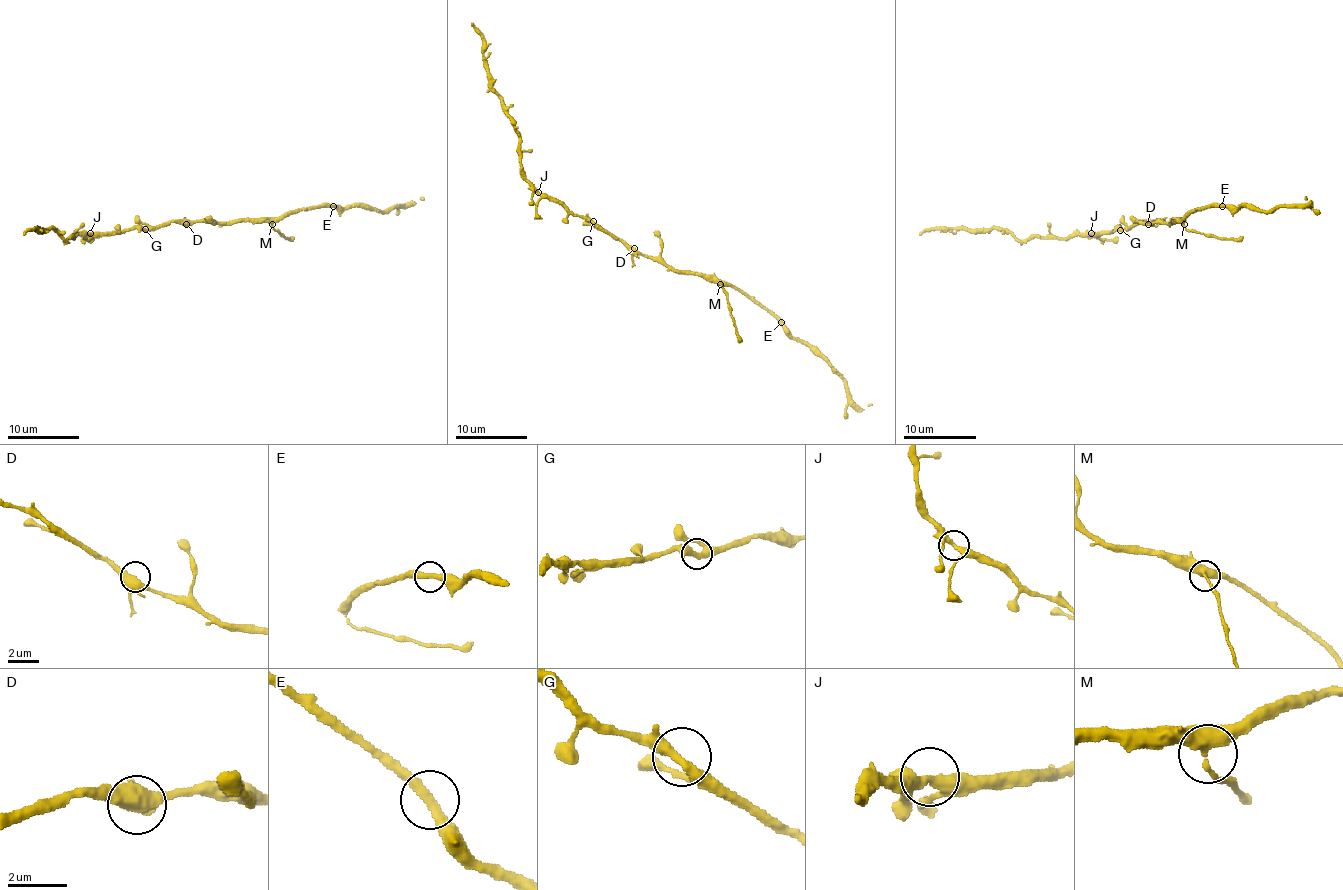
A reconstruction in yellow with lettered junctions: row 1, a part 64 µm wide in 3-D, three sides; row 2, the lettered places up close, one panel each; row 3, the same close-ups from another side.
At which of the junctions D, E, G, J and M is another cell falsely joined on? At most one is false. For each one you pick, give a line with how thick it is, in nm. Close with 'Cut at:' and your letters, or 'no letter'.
Cut at: no letter

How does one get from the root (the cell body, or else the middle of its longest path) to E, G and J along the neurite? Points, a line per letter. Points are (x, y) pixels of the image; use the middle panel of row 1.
E: (631, 252), (659, 257), (676, 270), (713, 275), (729, 282), (765, 306), (781, 322)
G: (631, 252), (593, 221)
J: (631, 252), (618, 239), (537, 193)

